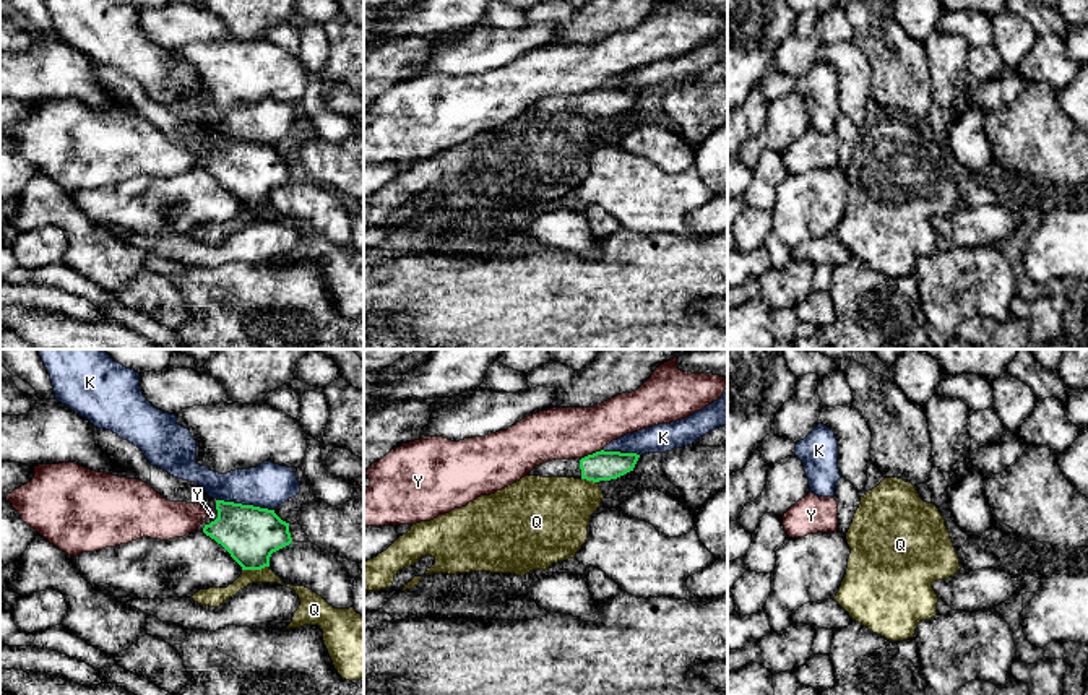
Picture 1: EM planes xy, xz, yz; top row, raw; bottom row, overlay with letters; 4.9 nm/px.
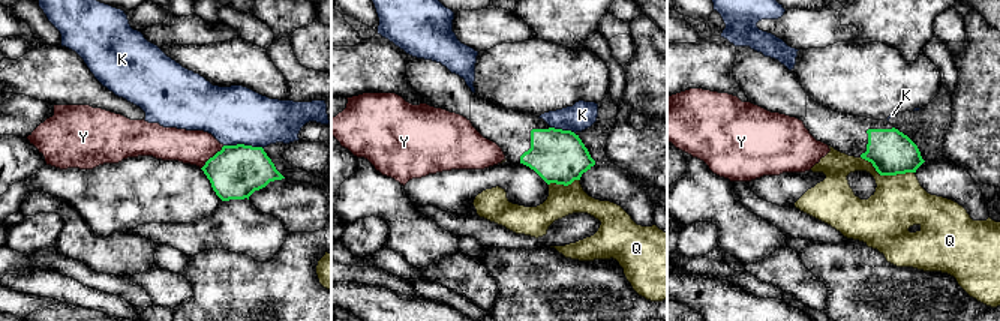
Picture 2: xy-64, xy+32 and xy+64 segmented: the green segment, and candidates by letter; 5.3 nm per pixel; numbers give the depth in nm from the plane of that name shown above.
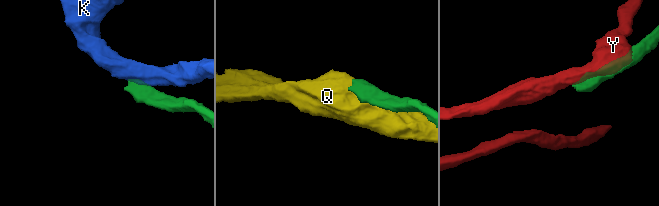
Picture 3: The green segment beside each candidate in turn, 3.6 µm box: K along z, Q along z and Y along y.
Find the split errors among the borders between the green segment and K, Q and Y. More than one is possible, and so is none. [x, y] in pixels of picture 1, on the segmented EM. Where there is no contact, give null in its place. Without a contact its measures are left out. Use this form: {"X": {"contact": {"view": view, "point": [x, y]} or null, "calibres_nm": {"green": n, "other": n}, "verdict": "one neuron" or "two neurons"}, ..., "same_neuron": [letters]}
{"K": {"contact": {"view": "xy", "point": [246, 505]}, "calibres_nm": {"green": 280, "other": 220}, "verdict": "two neurons"}, "Q": {"contact": {"view": "xy", "point": [255, 569]}, "calibres_nm": {"green": 280, "other": 100}, "verdict": "two neurons"}, "Y": {"contact": {"view": "xz", "point": [593, 453]}, "calibres_nm": {"green": 140, "other": 260}, "verdict": "two neurons"}, "same_neuron": []}

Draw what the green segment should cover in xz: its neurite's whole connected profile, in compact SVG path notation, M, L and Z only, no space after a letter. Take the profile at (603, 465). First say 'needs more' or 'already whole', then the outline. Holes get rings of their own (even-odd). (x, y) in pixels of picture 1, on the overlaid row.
needs more | M596 451L585 458L552 460L536 466L526 476L575 477L593 482L617 479L633 471L640 455L620 451Z

